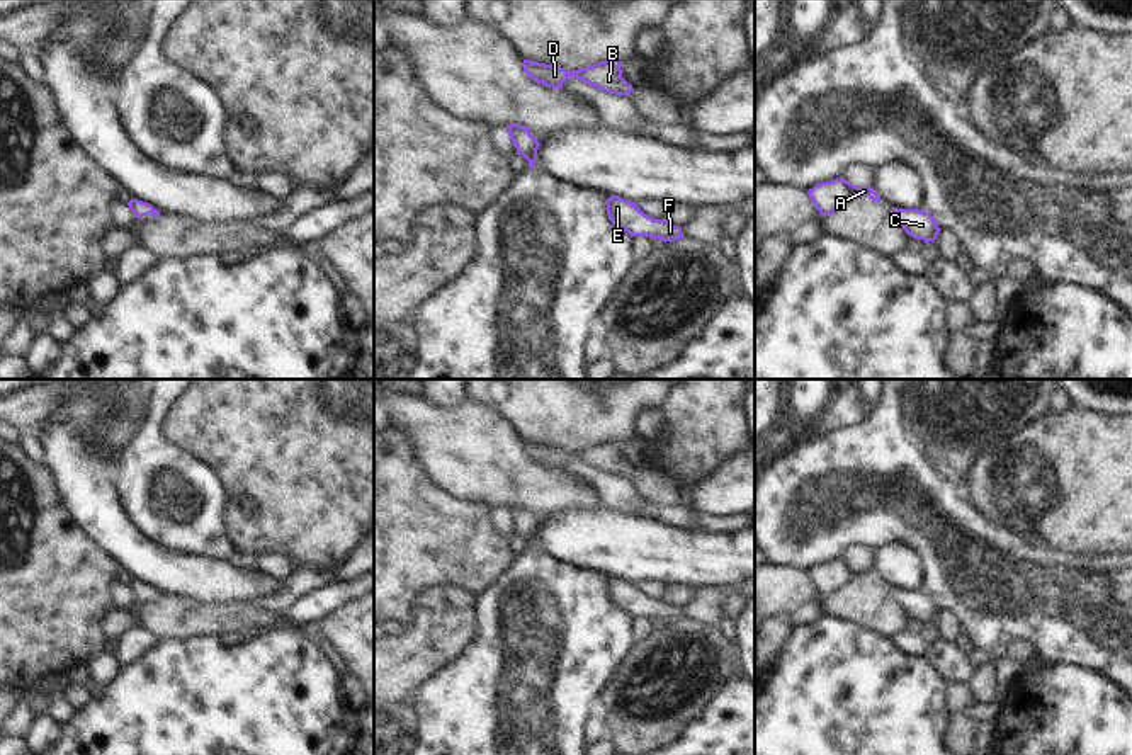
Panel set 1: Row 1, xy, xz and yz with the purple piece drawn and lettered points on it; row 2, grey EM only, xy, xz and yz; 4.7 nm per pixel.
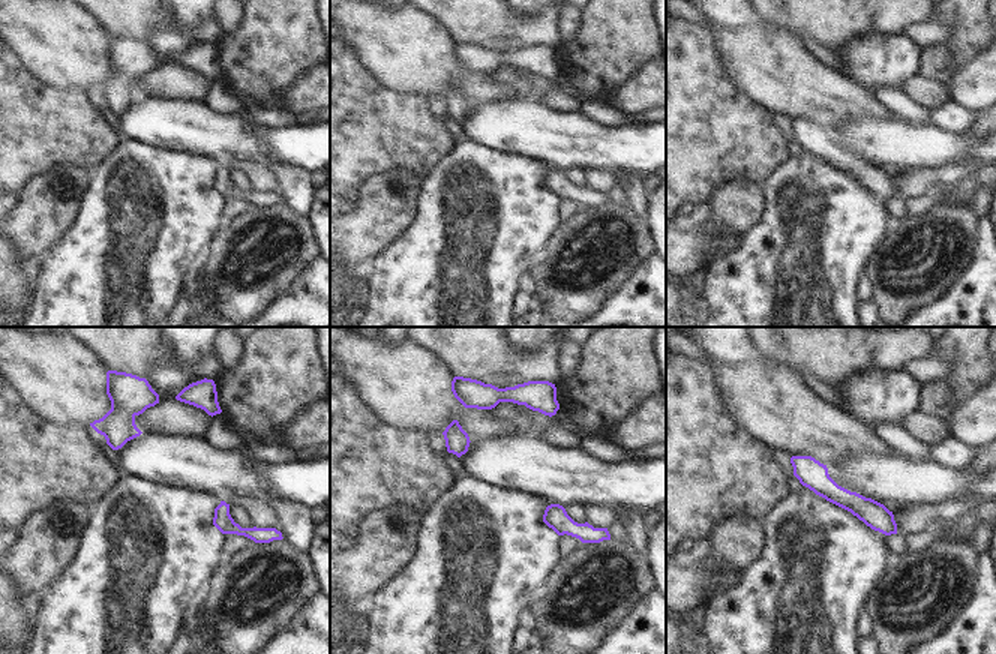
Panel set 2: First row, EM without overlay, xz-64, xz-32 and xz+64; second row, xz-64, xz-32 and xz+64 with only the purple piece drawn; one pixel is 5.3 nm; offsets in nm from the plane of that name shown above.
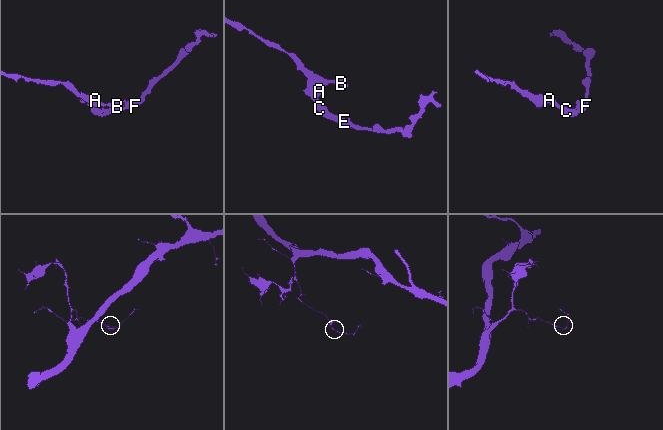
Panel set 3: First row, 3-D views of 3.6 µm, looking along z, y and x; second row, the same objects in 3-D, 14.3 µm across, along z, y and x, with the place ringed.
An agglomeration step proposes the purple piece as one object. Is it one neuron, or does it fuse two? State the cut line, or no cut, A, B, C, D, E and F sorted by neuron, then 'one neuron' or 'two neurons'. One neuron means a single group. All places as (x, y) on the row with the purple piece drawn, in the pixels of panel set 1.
no cut; A B C D E F; one neuron

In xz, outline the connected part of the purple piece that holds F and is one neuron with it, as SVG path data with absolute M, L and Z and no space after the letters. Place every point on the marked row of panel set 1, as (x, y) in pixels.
M610 196L605 204L608 219L631 236L649 236L663 241L683 238L680 226L675 226L666 219L653 219L644 214L636 202L619 196Z

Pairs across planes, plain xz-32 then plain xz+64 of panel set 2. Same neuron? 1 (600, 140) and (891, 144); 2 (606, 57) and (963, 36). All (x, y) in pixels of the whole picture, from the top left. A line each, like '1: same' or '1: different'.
1: same
2: same

